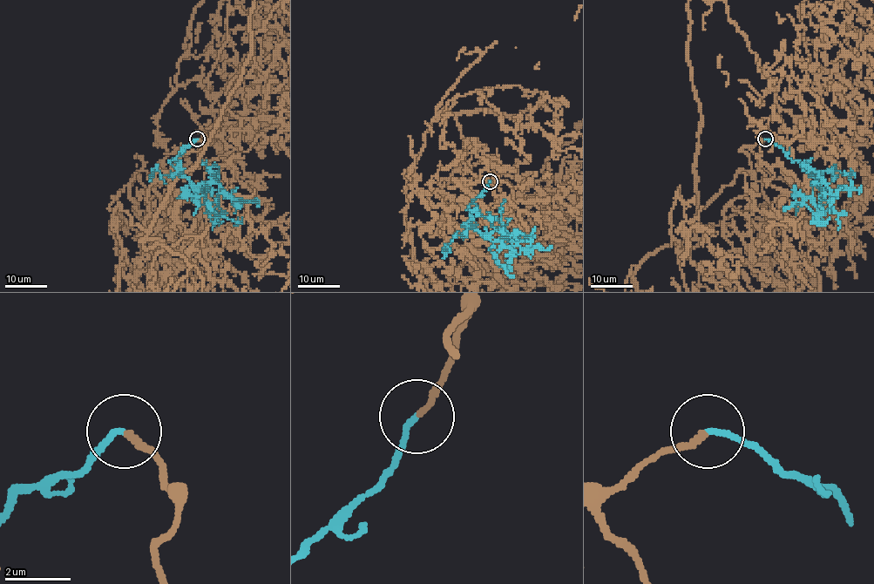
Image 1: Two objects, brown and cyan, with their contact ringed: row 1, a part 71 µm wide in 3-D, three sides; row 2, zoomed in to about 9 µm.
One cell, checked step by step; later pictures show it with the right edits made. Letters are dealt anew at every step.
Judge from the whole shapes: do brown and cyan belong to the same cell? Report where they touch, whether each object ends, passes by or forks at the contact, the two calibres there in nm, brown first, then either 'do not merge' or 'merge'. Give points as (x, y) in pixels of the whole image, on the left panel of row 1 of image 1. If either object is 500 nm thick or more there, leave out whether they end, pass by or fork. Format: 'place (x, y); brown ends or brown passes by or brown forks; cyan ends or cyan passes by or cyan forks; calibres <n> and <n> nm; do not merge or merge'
place (197, 139); brown ends; cyan ends; calibres 160 and 160 nm; merge

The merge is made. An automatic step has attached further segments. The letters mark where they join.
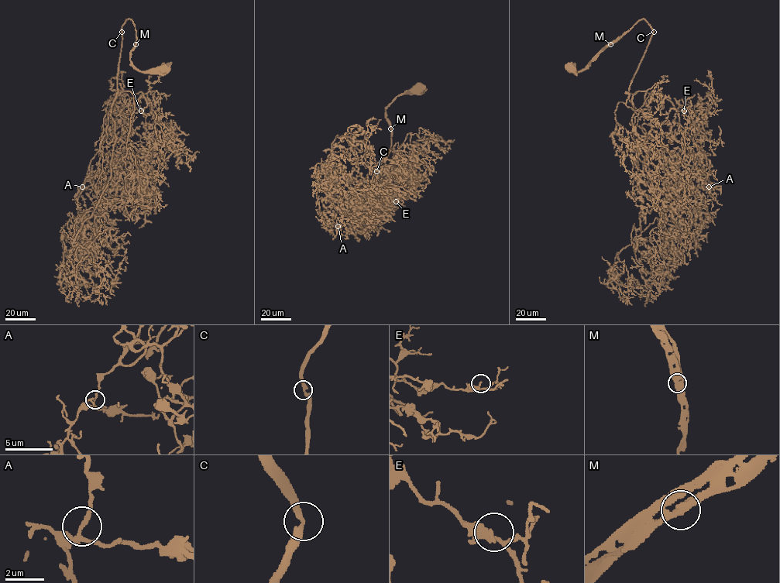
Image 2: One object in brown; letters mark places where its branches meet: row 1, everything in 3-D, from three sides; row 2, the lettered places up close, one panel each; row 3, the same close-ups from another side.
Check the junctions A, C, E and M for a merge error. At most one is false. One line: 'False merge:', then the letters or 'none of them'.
False merge: none of them

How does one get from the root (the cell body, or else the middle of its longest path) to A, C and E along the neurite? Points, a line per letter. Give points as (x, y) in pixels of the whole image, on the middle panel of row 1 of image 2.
A: (419, 88), (388, 104), (388, 156), (377, 171), (369, 148), (365, 167), (376, 163), (376, 176), (338, 226)
C: (419, 88), (405, 90), (386, 108), (385, 118), (391, 130), (391, 147), (388, 156), (376, 171)
E: (419, 88), (386, 108), (377, 171), (365, 155), (378, 166), (361, 197), (396, 201)

